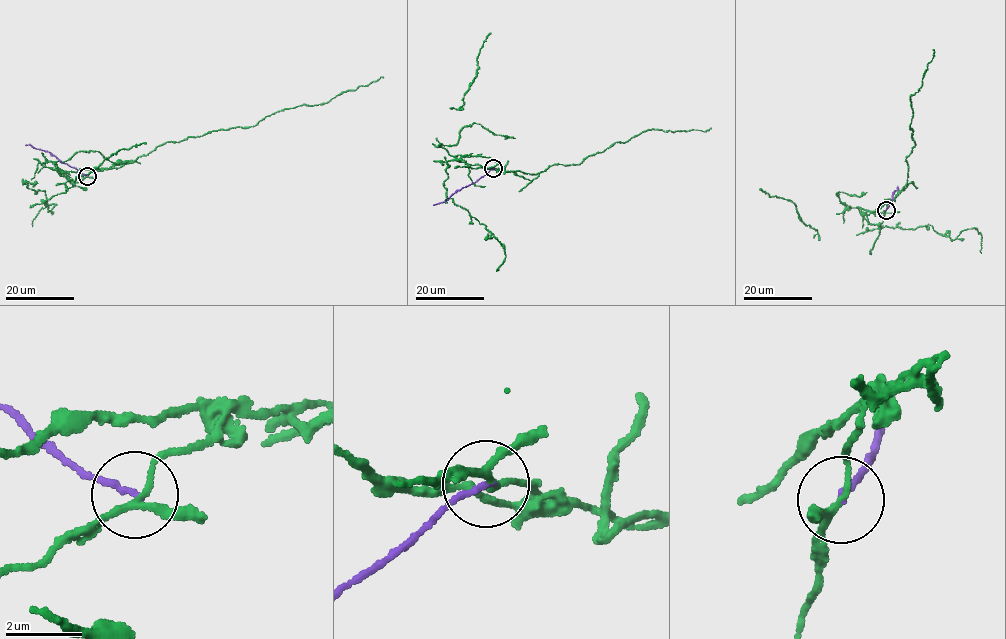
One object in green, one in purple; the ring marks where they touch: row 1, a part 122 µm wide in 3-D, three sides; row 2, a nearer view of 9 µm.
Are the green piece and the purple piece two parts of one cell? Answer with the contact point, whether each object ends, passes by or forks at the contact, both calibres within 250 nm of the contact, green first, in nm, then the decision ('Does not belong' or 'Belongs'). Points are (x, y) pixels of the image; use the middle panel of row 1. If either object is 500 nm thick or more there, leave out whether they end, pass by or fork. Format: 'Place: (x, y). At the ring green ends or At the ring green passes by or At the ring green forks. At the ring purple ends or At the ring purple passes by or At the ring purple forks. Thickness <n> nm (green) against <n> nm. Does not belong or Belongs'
Place: (493, 168). At the ring green forks. At the ring purple ends. Thickness 150 nm (green) against 140 nm. Does not belong

